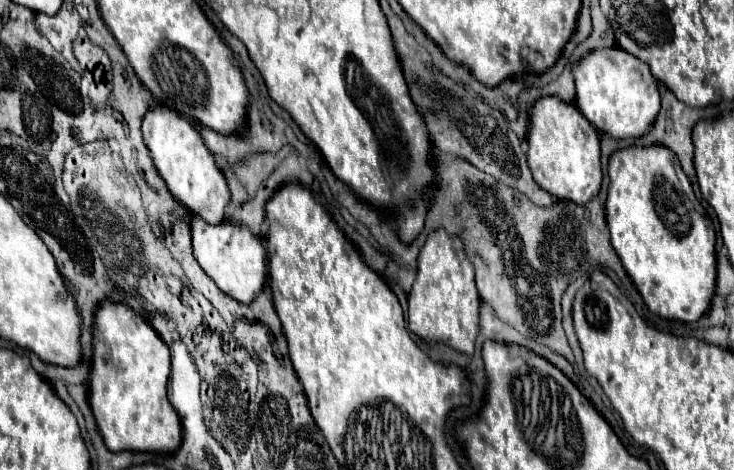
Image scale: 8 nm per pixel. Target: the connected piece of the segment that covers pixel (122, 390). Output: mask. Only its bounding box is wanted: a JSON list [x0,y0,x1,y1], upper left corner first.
[89,300,181,452]

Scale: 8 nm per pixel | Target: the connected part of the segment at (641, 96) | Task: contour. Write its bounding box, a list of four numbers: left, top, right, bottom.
[571,46,661,138]

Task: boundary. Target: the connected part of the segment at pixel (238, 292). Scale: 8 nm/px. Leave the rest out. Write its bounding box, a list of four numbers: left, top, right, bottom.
[191,218,267,302]

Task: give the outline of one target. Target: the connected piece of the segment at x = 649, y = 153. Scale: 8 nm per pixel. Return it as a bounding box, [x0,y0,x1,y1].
[605,144,715,322]

